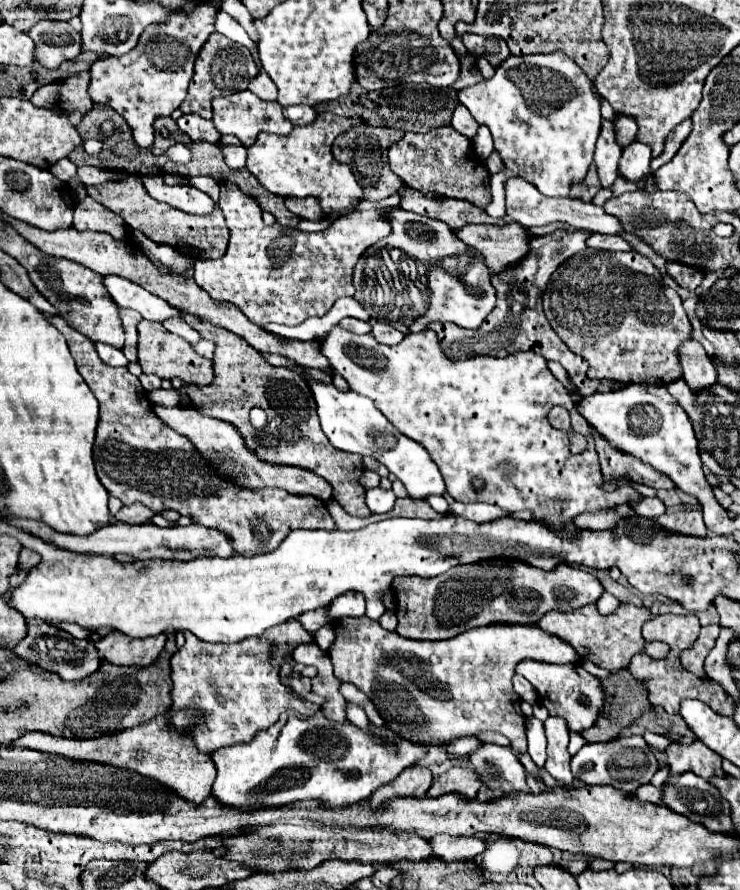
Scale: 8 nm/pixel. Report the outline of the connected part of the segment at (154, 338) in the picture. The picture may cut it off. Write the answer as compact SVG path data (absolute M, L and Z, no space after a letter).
M140 320L138 322L138 364L144 374L156 374L158 378L180 378L184 384L208 386L214 380L212 360L202 358L194 352L194 348L182 337L168 332L162 324Z

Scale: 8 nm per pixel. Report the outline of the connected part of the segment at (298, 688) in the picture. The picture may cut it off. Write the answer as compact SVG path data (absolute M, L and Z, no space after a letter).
M308 677L295 678L294 680L281 678L281 682L286 686L292 687L294 691L302 695L306 700L318 704L318 706L324 702L322 696L316 696L316 694L311 691L311 679Z

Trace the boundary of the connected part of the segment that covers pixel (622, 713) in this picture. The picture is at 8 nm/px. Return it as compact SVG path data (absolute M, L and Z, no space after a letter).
M626 670L614 672L614 674L610 674L608 678L602 678L600 684L602 684L602 688L604 688L604 694L606 694L604 700L606 700L606 702L604 702L604 710L602 710L602 714L598 716L596 724L594 724L590 730L582 732L582 736L586 736L588 742L608 742L608 740L612 740L612 738L618 738L618 734L622 732L622 728L628 728L628 726L630 726L634 720L638 720L646 710L652 708L650 702L648 702L644 684L638 682L638 680L634 680L632 674L626 672Z

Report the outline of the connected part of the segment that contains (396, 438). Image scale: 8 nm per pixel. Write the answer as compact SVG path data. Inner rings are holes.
M288 362L286 368L296 372L310 386L312 396L316 400L318 416L320 416L320 422L322 422L322 430L336 450L354 452L354 454L360 454L360 456L374 456L398 480L404 482L406 490L410 492L410 498L422 500L422 498L428 498L430 494L442 496L446 492L444 480L438 472L438 466L430 460L430 454L424 450L424 446L420 446L418 442L400 434L388 422L388 418L374 406L374 402L370 398L366 398L362 394L356 394L356 392L340 392L334 384L314 380L306 374L306 368L298 366L296 362ZM348 402L350 402L350 406L348 406Z

